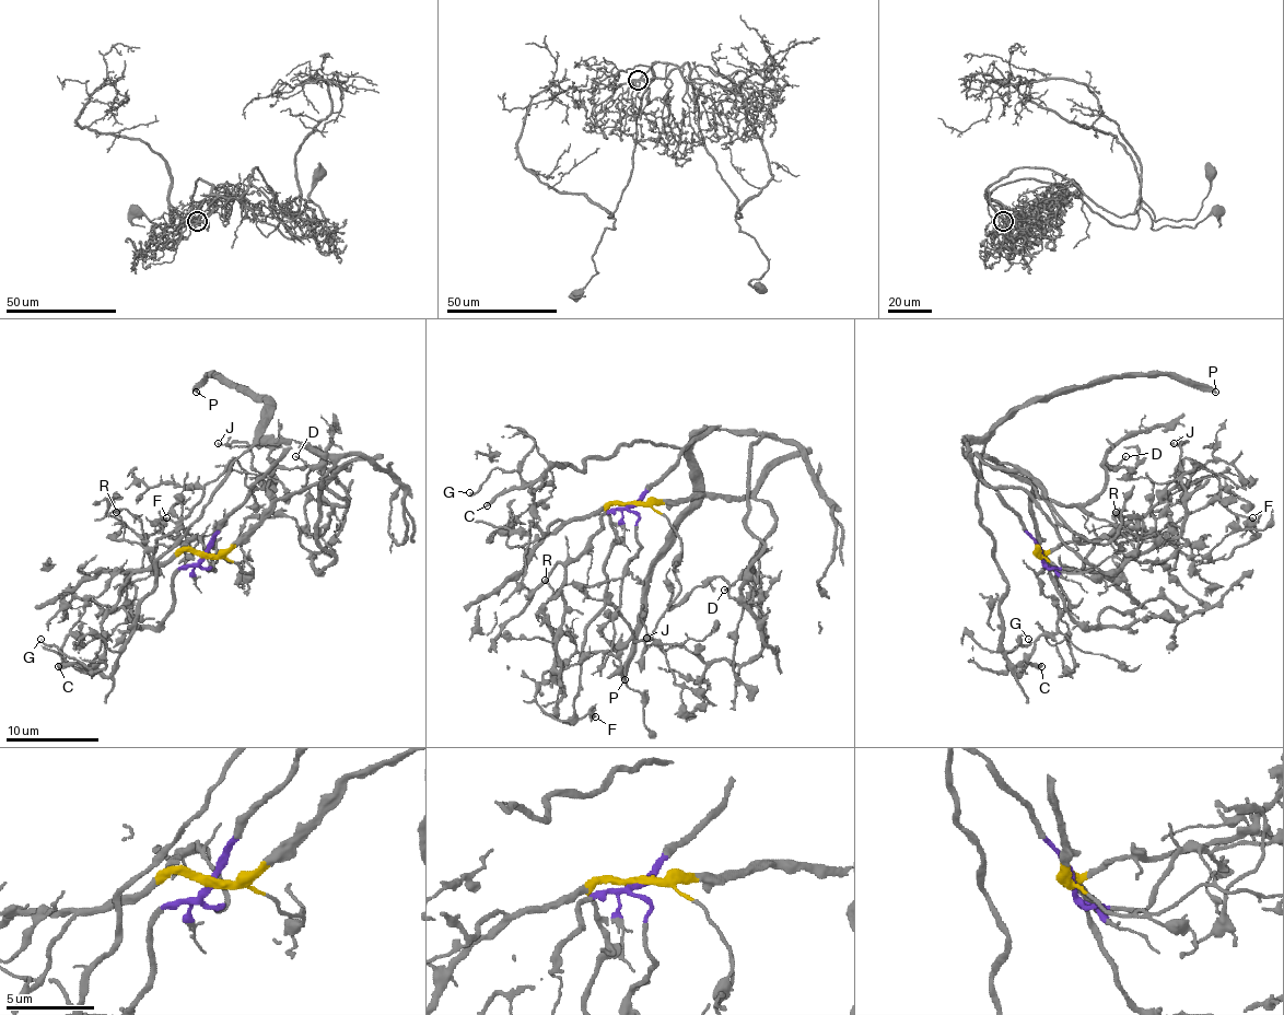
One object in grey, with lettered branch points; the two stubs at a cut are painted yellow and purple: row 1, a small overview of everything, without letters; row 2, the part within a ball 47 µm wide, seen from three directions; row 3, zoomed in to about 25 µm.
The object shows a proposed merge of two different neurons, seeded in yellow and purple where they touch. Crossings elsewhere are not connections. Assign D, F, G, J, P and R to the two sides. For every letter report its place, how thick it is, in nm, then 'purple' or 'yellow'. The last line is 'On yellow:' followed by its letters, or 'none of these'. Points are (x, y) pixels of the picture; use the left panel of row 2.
D: (295, 456) | 110 nm | yellow
F: (166, 517) | 380 nm | yellow
G: (41, 639) | 120 nm | yellow
J: (218, 443) | 140 nm | purple
P: (196, 392) | 420 nm | purple
R: (116, 512) | 170 nm | purple
On yellow: D, F, G

